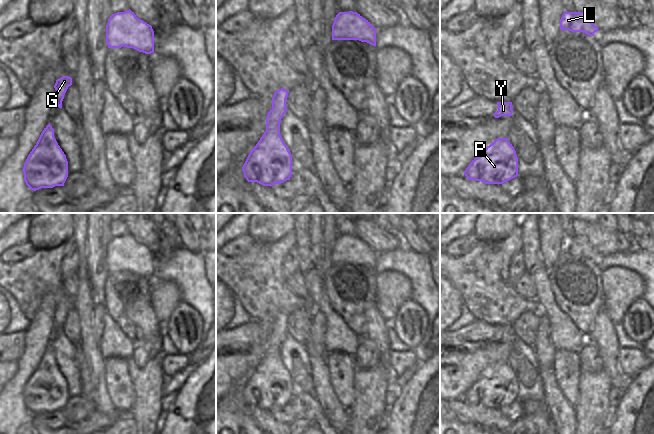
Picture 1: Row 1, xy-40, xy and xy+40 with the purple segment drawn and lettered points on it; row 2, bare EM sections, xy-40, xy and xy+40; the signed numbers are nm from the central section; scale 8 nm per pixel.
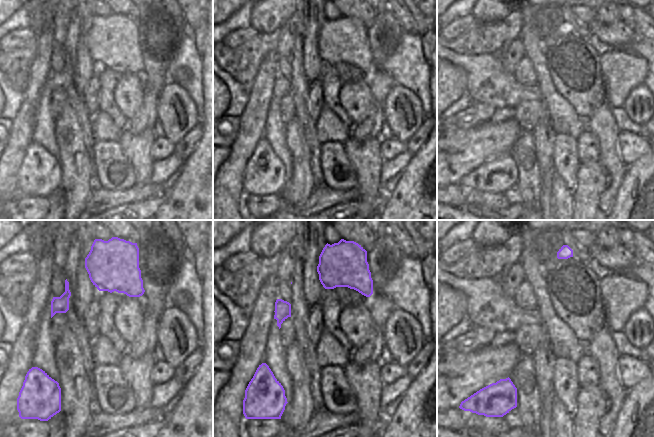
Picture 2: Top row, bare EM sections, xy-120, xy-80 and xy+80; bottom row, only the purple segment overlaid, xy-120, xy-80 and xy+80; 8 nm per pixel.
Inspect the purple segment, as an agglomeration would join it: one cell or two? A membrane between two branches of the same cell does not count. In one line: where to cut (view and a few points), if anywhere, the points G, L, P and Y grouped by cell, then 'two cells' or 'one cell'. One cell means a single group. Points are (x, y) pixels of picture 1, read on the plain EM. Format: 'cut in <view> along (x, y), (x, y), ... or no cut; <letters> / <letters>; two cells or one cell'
no cut; G L P Y; one cell

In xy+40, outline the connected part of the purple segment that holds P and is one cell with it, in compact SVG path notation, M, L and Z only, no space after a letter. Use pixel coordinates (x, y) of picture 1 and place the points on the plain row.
M497 362L476 382L464 399L485 408L503 408L518 400L518 381L508 362Z

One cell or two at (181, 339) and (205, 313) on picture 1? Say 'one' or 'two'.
two

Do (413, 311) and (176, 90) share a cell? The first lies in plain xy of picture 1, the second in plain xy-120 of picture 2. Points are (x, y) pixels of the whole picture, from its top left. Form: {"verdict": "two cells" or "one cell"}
{"verdict": "one cell"}

